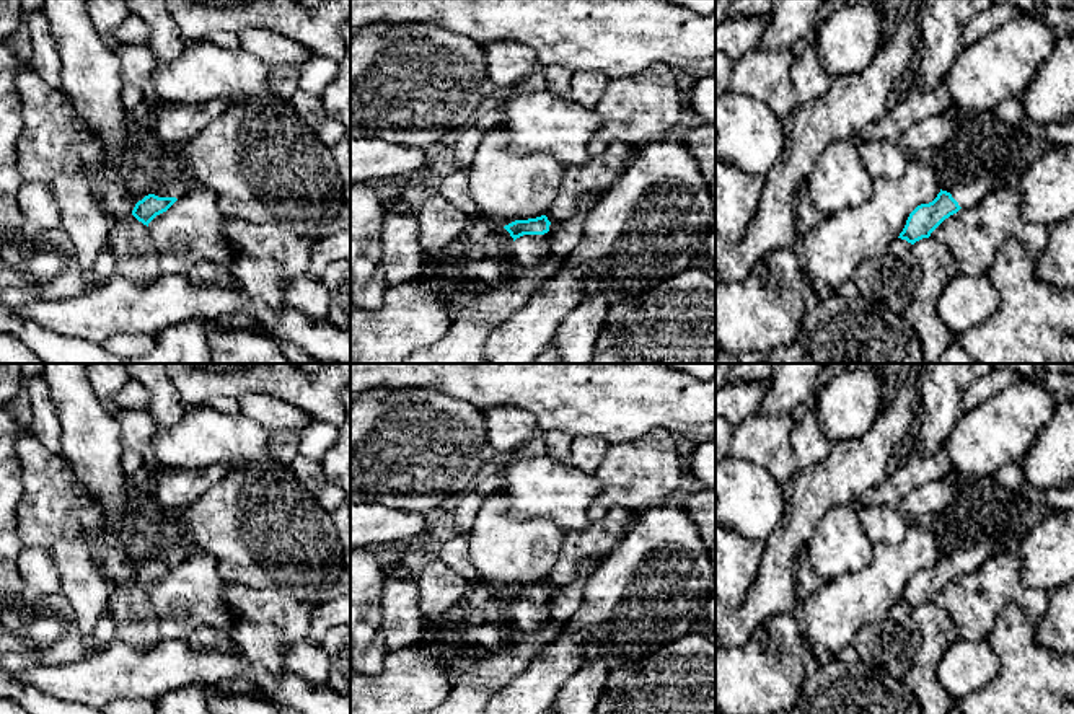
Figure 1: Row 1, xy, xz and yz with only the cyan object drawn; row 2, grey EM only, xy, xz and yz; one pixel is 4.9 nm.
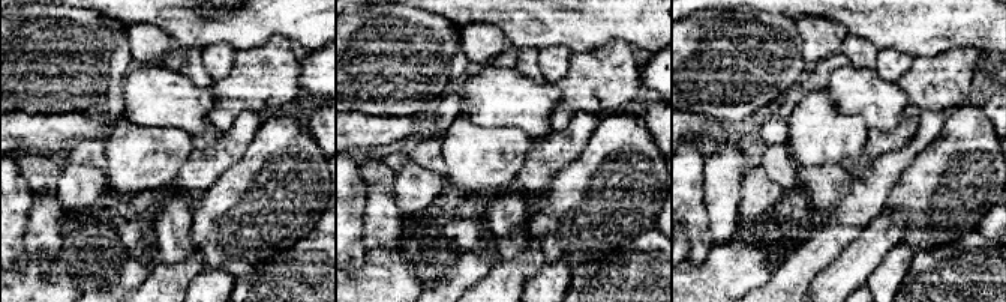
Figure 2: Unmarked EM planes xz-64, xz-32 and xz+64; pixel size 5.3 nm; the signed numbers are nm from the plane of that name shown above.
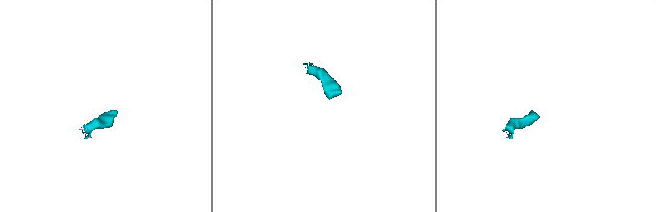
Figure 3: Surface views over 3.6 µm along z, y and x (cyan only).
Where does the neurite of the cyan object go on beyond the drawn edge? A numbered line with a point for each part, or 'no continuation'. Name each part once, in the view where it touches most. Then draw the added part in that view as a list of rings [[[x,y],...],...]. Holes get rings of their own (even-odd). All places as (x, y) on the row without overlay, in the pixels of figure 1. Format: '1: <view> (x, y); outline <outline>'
1: xz (530, 615); outline [[[523,600],[513,606],[515,629],[525,634],[535,634],[549,619],[549,602]]]

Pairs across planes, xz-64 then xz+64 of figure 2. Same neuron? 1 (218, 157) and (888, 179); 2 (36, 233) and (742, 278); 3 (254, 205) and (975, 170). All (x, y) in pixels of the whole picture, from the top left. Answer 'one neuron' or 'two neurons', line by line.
1: two neurons
2: two neurons
3: one neuron

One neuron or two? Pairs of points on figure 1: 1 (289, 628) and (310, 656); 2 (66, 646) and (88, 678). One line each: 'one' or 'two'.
1: two
2: two

